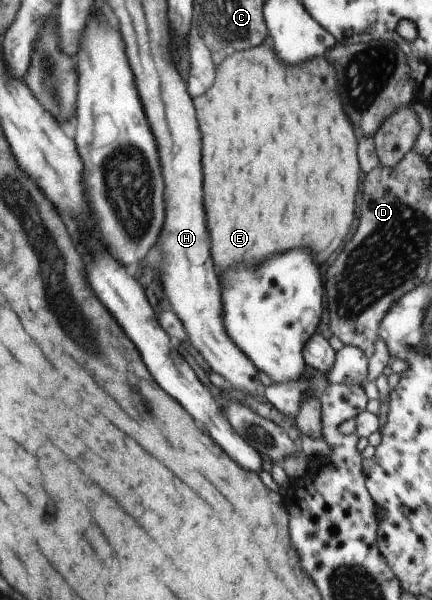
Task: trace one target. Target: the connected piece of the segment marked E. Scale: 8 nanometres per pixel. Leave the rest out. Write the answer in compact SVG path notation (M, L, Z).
M265 40L262 45L254 49L246 49L236 53L232 57L224 59L222 65L216 69L216 83L206 91L206 95L196 97L196 117L202 133L202 173L204 173L204 209L208 217L208 229L210 229L210 241L212 241L212 259L214 263L224 271L234 263L240 261L252 261L260 263L272 253L288 251L294 247L310 247L316 261L326 261L344 241L344 237L350 231L350 225L354 221L354 209L356 209L356 193L360 185L360 167L358 167L358 157L356 157L356 137L354 129L350 125L350 119L346 117L340 95L338 95L338 79L336 79L336 69L324 59L324 57L314 57L310 61L298 63L298 65L288 65L282 63L274 49L272 41Z

